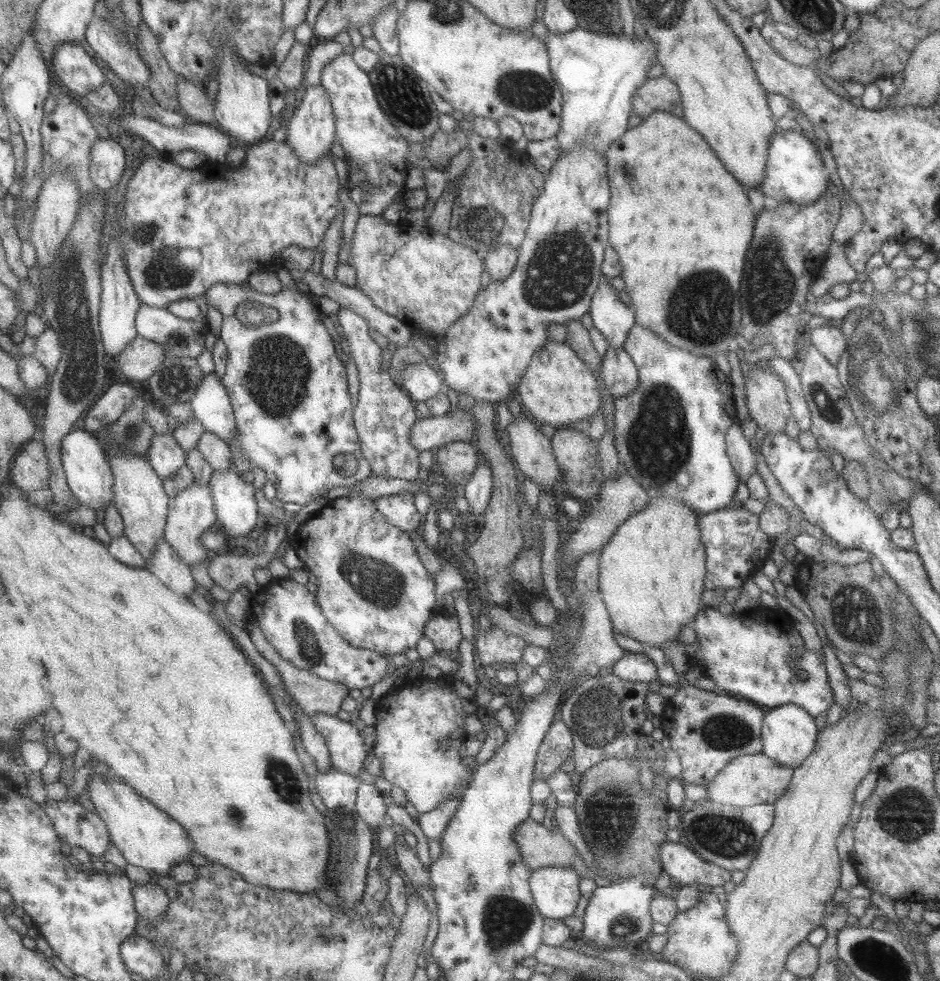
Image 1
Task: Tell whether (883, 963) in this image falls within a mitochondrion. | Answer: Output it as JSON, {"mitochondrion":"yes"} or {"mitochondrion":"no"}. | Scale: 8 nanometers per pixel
{"mitochondrion":"yes"}

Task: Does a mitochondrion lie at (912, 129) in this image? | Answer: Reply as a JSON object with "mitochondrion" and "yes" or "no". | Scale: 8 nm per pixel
{"mitochondrion":"no"}

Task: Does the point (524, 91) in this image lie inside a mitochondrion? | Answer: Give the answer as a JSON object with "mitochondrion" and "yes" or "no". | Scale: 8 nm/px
{"mitochondrion":"yes"}

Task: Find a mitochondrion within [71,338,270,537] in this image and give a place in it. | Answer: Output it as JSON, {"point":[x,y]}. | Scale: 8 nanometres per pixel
{"point":[173,382]}

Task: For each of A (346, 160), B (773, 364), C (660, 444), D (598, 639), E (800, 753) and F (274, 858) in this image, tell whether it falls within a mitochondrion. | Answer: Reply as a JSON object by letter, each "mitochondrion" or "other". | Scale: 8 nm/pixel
{"A":"other","B":"other","C":"mitochondrion","D":"other","E":"other","F":"other"}

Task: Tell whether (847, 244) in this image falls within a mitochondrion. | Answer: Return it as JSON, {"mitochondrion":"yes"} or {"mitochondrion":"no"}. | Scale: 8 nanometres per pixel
{"mitochondrion":"no"}

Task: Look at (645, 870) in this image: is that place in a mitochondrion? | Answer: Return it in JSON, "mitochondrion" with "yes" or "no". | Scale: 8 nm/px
{"mitochondrion":"no"}

